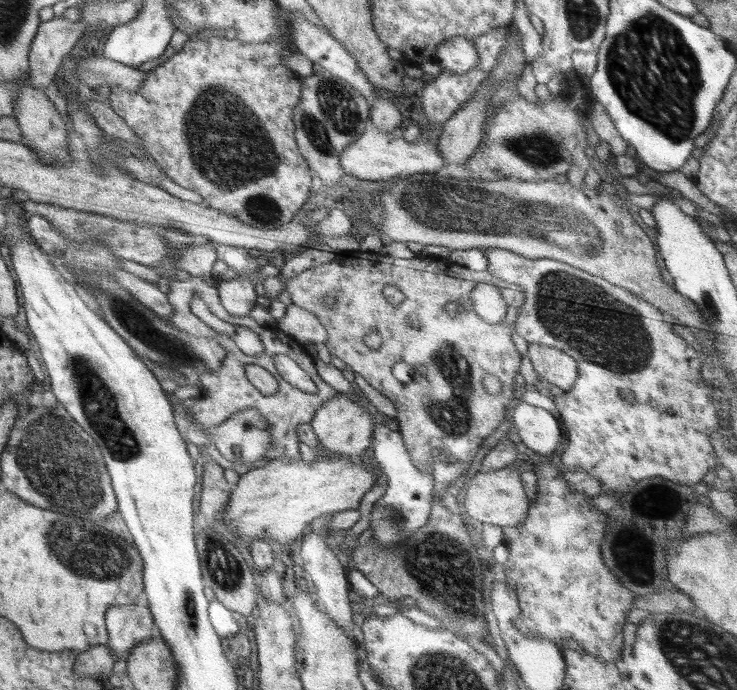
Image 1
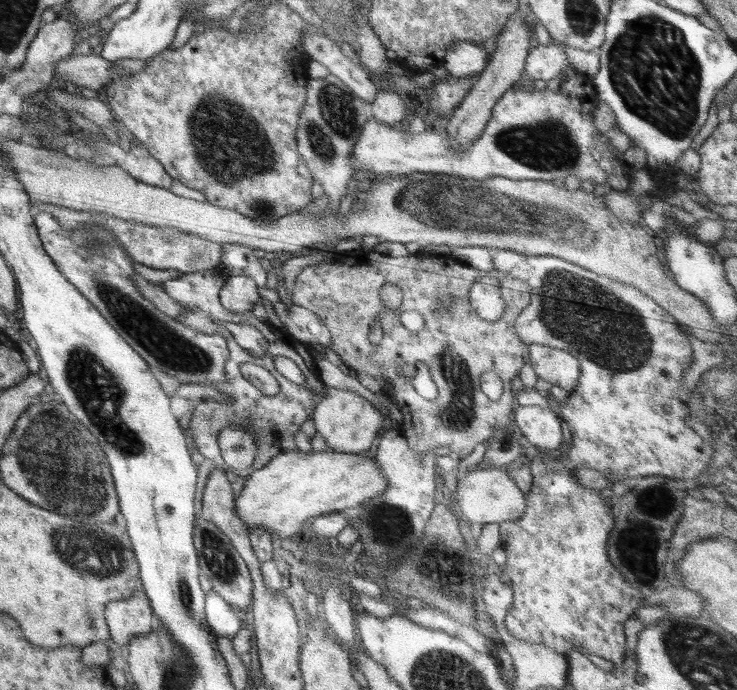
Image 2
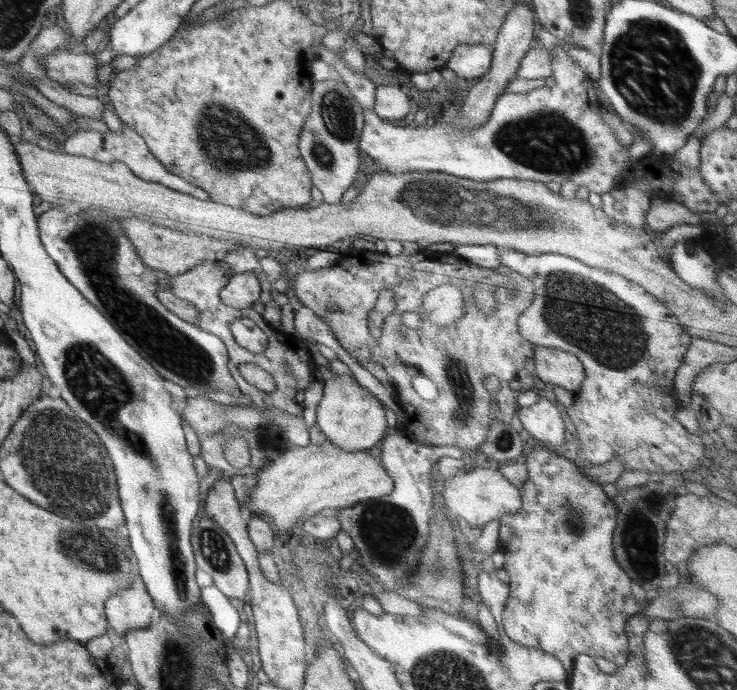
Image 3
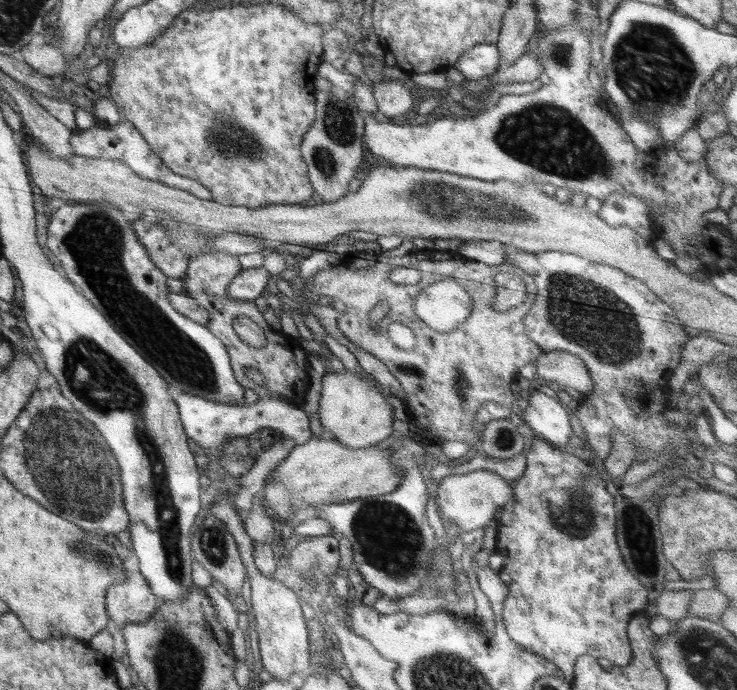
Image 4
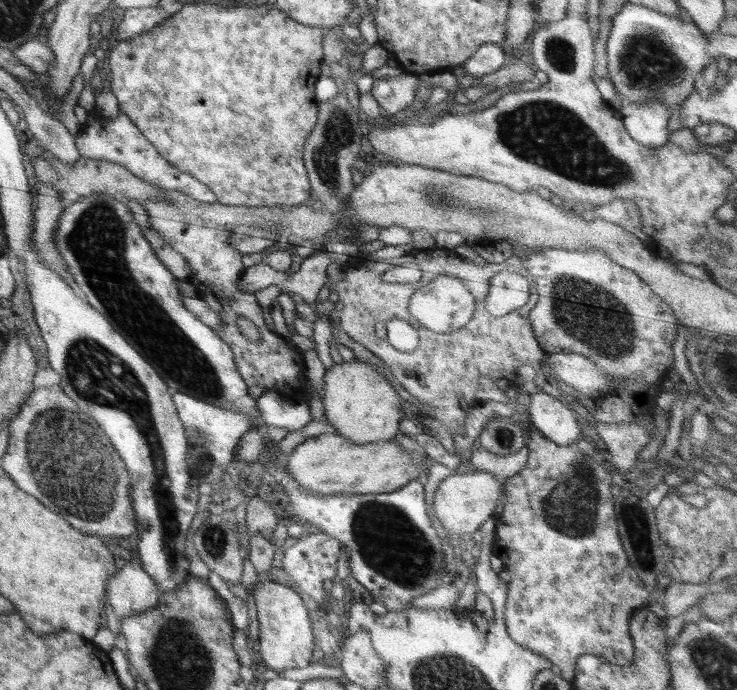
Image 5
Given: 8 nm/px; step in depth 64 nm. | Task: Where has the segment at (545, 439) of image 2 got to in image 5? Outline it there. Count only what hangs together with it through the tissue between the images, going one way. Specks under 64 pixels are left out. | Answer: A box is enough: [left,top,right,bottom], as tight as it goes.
[526,390,584,446]

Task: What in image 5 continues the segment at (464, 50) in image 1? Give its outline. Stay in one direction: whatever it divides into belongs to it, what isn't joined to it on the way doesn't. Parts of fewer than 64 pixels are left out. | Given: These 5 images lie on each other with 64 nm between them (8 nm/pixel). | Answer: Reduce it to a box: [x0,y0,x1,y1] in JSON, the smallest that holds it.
[461,43,504,79]

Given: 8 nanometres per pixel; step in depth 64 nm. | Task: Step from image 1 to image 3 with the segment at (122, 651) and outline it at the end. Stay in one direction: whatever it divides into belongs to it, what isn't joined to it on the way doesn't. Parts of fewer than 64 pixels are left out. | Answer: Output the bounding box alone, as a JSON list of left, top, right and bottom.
[105,574,154,637]

